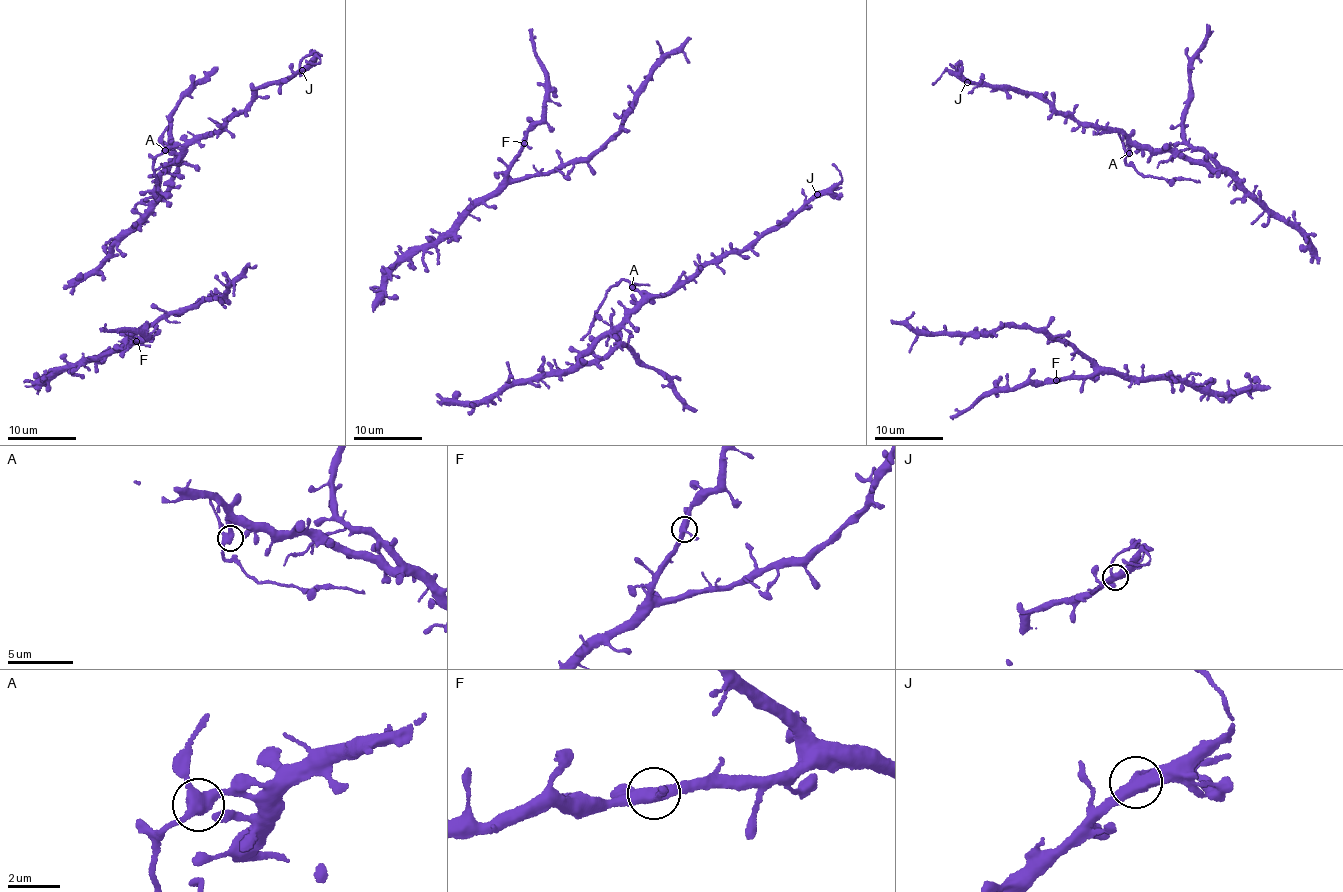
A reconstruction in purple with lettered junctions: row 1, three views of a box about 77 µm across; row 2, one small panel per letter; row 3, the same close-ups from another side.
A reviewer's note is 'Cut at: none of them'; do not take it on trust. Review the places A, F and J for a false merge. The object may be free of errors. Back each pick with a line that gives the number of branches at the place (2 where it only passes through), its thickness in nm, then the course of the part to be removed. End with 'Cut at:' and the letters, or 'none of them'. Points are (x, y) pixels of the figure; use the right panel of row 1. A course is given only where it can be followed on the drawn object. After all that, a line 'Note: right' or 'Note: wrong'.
A: Branches: 3. Thickness 400 nm. Course of the part to remove: (1129, 153), (1125, 161), (1140, 173), (1200, 183)
Cut at: A
Note: wrong

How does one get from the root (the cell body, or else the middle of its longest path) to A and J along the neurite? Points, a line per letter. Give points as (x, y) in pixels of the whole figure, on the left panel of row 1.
A: (64, 287), (96, 272), (112, 256), (114, 244), (153, 212), (161, 175), (179, 157), (175, 147), (164, 150)
J: (64, 287), (96, 272), (147, 219), (161, 175), (187, 143), (250, 109), (257, 90), (302, 70)

